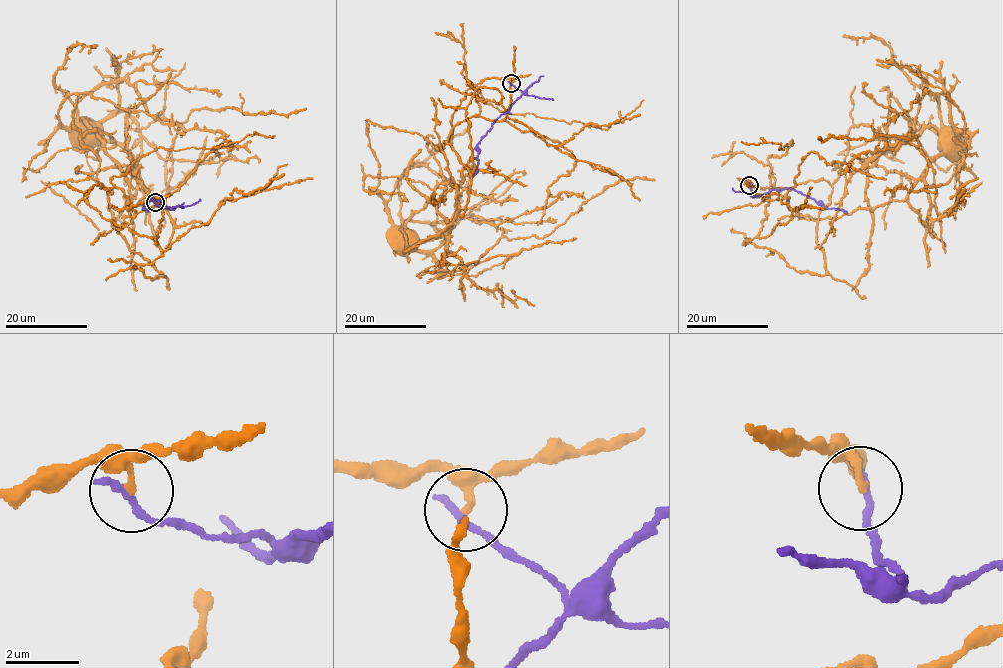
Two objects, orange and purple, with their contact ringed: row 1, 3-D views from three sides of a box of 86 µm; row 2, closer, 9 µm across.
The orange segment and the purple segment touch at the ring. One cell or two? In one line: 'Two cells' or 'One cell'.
Two cells

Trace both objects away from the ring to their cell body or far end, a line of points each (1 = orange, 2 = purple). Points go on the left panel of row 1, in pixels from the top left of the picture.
1: (154, 202), (111, 191), (111, 230), (143, 198), (116, 113), (172, 162), (195, 109), (306, 107)
2: (154, 202), (170, 208), (151, 198), (143, 208), (148, 210), (152, 208), (150, 211)

